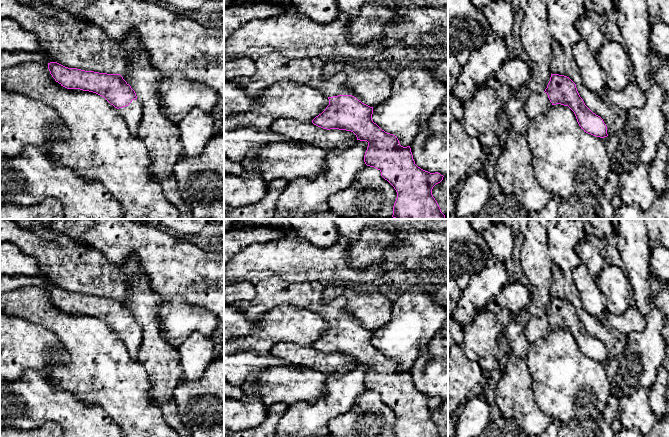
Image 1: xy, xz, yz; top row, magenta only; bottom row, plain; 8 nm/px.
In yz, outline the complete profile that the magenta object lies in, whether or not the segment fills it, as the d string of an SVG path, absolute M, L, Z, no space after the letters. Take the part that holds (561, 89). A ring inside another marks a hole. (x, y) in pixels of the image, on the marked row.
M551 74L545 91L533 91L525 101L524 112L530 120L533 120L556 104L568 106L584 132L600 138L608 136L603 119L585 105L576 84L564 75Z

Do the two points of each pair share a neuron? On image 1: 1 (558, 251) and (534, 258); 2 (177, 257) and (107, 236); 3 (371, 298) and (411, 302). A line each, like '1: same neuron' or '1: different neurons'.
1: different neurons
2: same neuron
3: different neurons

